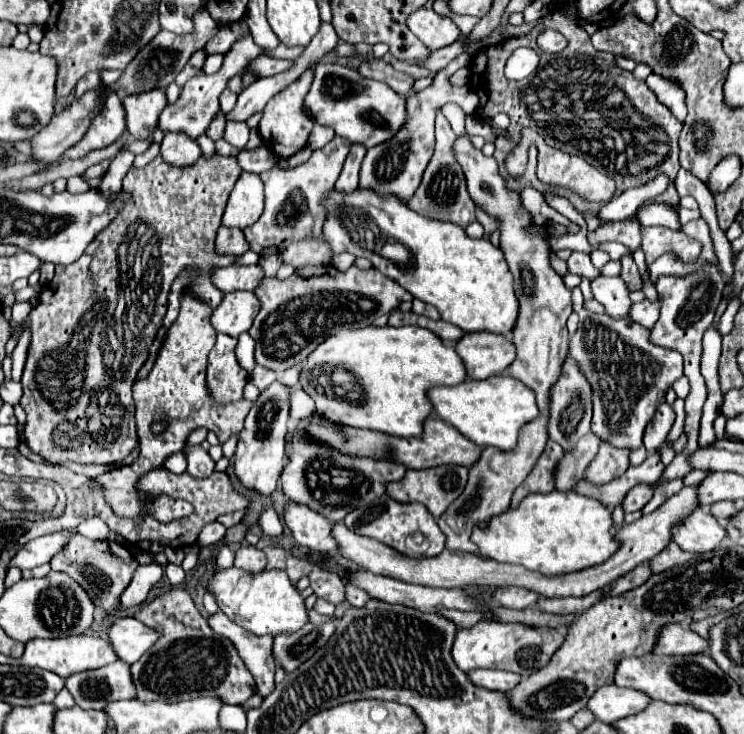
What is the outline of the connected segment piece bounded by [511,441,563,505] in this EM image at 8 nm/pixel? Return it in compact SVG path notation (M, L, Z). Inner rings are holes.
M549 441L545 451L541 453L537 465L533 467L533 471L515 489L511 505L517 505L529 493L549 493L549 491L553 491L555 489L555 469L557 469L557 463L561 461L561 455L563 455L561 445Z

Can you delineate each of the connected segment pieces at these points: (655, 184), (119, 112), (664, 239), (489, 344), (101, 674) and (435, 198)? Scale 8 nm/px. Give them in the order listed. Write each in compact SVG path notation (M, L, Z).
M657 175L657 179L651 179L641 187L631 187L623 191L617 199L611 199L609 203L605 203L599 211L599 217L603 221L619 221L619 219L623 221L629 215L635 215L635 209L645 201L659 197L665 191L665 187L669 187L669 177Z
M105 95L105 107L101 107L101 115L97 115L97 119L93 119L93 123L89 125L85 139L81 139L77 147L65 151L63 157L79 159L93 149L101 149L113 143L123 133L123 129L125 129L125 111L121 99L117 95Z
M641 227L641 249L645 253L647 265L659 259L665 253L675 253L683 263L695 263L702 245L697 240L688 237L681 230L671 230L667 227Z
M489 331L463 333L463 337L455 345L455 351L461 355L463 365L467 369L467 377L471 377L471 379L487 379L489 375L499 375L515 359L515 347L513 347L511 339L505 335L489 335Z
M121 659L67 677L67 689L81 709L105 709L113 701L135 697L129 665Z
M441 115L441 121L437 121L437 147L435 155L429 161L423 181L415 195L409 199L409 207L415 209L417 213L431 217L431 219L441 219L441 221L451 221L459 223L461 227L467 227L469 223L475 221L475 203L467 193L467 183L465 183L465 173L461 165L453 159L451 153L451 143L453 143L453 131L447 123L447 119Z

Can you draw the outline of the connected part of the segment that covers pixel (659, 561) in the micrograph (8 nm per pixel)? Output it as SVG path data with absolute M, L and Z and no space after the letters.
M669 543L665 547L665 551L661 551L659 555L655 555L651 561L649 561L649 567L653 573L661 573L661 571L667 571L671 567L677 567L677 565L683 565L687 563L689 559L693 559L695 555L693 553L685 553L677 547L677 543Z

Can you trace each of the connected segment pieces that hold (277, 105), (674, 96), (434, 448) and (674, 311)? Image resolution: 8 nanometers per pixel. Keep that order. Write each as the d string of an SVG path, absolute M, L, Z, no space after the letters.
M305 71L301 79L297 79L293 85L289 85L281 95L275 95L263 109L263 117L259 121L259 133L263 137L263 143L279 157L291 157L297 151L301 151L307 145L307 137L313 129L313 121L303 111L303 97L307 95L313 81L313 71Z
M653 73L647 77L647 85L651 91L657 93L657 97L661 97L661 101L665 105L671 107L671 111L681 121L685 121L687 116L686 93L681 91L681 87L677 87L673 81L661 79L661 75L653 75Z
M427 417L423 423L423 433L419 437L393 437L393 435L381 435L379 431L365 431L331 423L331 427L313 423L309 427L309 433L319 439L319 443L329 443L331 447L337 447L337 451L345 451L345 455L361 455L361 457L373 457L373 459L391 459L395 463L405 465L407 469L429 469L437 465L465 465L471 467L473 461L479 459L481 447L473 441L465 439L455 427L441 419Z
M705 265L701 269L697 269L695 273L687 275L687 277L661 277L657 281L657 291L663 295L663 303L661 303L661 317L655 323L655 327L651 329L649 341L653 341L655 345L661 347L671 347L677 349L683 357L685 357L685 377L689 377L691 381L691 393L685 399L685 411L687 411L687 419L685 419L685 431L689 435L689 445L681 455L675 455L673 463L665 469L665 475L661 475L659 483L653 483L651 487L659 487L661 483L669 481L669 479L677 479L687 475L691 469L685 461L685 457L697 449L697 435L699 435L699 419L701 419L701 409L707 397L707 389L705 389L705 379L699 371L699 363L701 363L701 355L703 355L703 333L709 329L709 325L715 319L715 311L721 303L721 295L725 289L725 281L723 281L723 273L721 269L717 269L715 265Z

